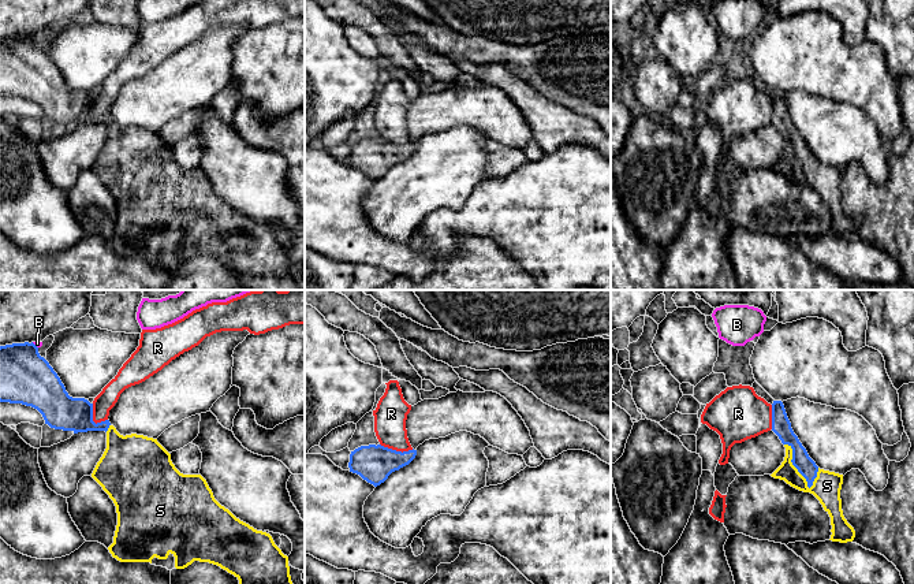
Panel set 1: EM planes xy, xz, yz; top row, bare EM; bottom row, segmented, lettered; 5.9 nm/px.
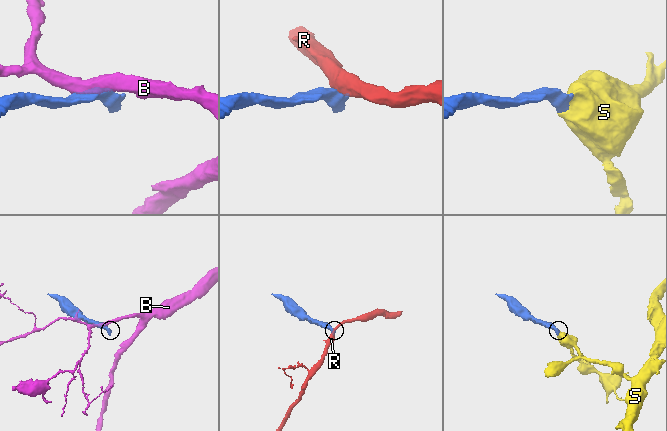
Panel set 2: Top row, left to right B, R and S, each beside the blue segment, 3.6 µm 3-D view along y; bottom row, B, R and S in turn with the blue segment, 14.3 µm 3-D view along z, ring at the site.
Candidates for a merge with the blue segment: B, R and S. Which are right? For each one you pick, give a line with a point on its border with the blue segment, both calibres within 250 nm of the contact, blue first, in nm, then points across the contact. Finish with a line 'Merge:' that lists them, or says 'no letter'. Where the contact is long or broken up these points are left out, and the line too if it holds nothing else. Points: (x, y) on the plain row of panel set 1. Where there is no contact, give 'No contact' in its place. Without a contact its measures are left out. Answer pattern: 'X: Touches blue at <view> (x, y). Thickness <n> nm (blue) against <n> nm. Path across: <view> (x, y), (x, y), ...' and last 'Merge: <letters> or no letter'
S: Touches blue at yz (793, 157). Thickness 110 nm (blue) against 170 nm
Merge: S

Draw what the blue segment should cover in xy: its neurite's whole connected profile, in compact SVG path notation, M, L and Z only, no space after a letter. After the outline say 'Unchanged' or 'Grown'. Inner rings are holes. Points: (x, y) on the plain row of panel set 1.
M33 36L0 40L0 96L37 103L45 118L55 123L107 126L107 142L92 171L116 200L117 219L108 243L117 254L152 257L154 250L167 253L172 248L176 263L194 254L220 260L239 274L243 290L301 290L291 275L288 250L269 227L254 223L221 200L201 168L180 167L157 133L137 127L123 130L109 114L96 118L93 97L68 89Z. Grown

